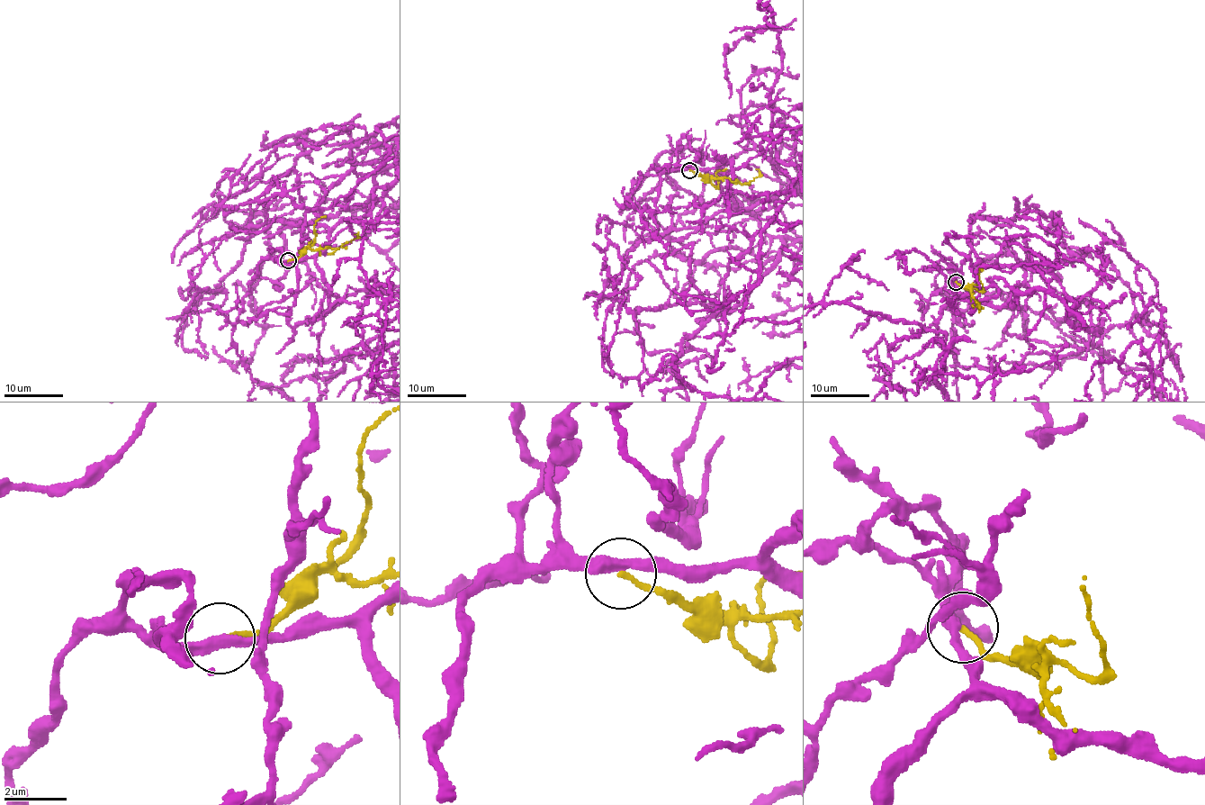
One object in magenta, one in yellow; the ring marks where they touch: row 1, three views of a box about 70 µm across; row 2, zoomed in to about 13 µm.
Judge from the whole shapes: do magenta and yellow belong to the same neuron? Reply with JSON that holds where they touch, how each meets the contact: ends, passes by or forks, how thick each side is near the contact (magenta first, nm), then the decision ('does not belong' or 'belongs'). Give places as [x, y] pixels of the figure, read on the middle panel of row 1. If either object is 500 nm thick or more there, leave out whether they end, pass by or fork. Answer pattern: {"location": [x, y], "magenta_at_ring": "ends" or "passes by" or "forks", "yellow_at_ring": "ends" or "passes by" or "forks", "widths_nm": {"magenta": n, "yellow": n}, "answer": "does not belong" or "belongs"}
{"location": [689, 170], "magenta_at_ring": "passes by", "yellow_at_ring": "ends", "widths_nm": {"magenta": 320, "yellow": 160}, "answer": "does not belong"}

